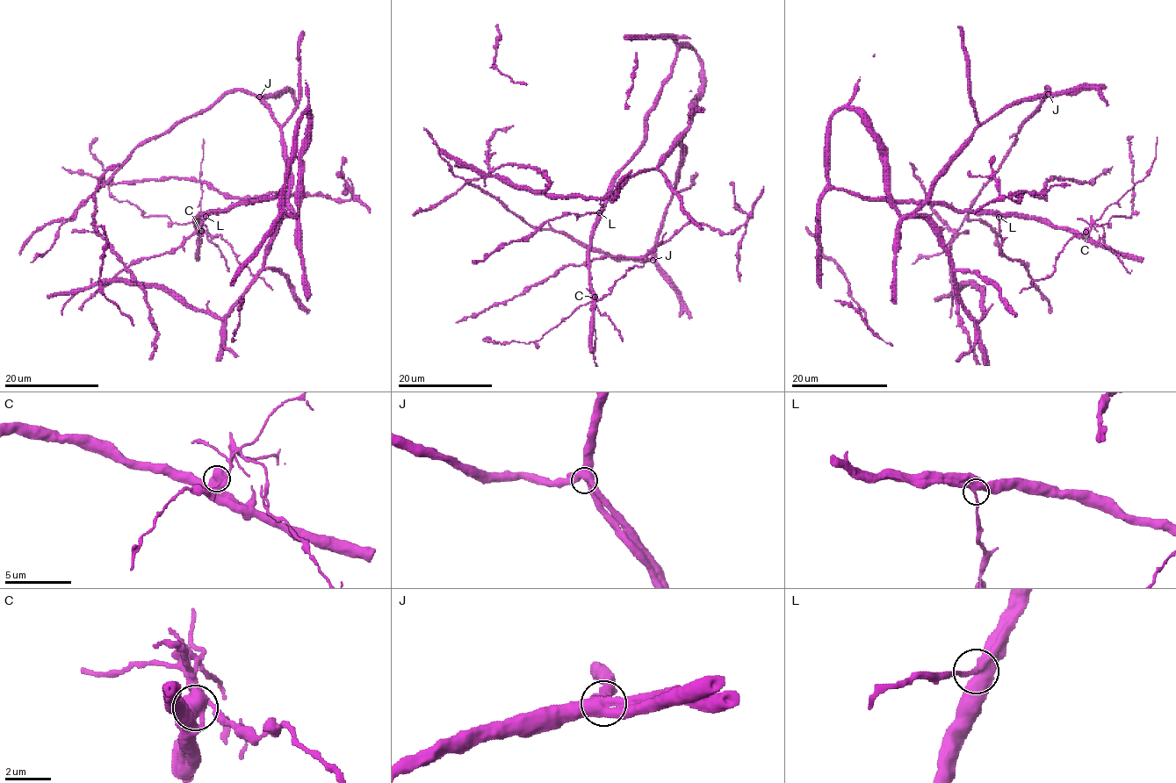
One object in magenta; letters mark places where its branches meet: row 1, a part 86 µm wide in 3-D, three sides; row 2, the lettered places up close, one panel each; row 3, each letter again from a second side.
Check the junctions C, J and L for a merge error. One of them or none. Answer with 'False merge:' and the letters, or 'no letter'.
False merge: C

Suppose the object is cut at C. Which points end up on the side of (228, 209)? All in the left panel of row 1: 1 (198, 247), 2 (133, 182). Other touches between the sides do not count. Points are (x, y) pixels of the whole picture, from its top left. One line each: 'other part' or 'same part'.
1: same part
2: same part

